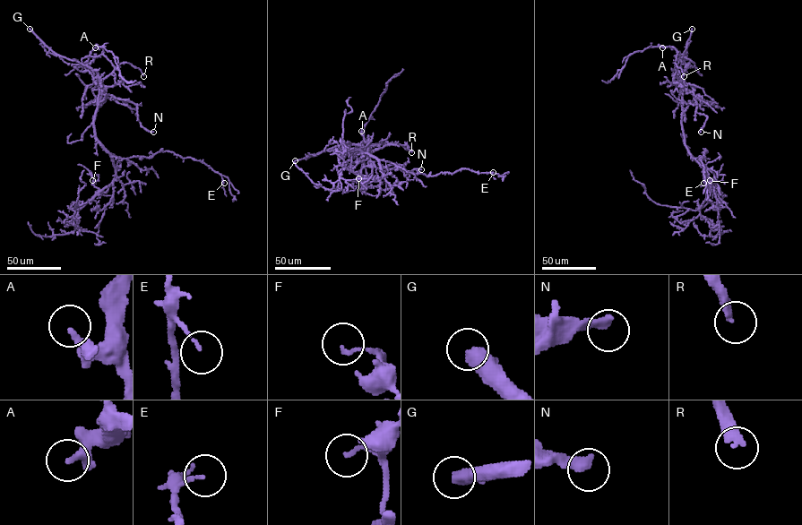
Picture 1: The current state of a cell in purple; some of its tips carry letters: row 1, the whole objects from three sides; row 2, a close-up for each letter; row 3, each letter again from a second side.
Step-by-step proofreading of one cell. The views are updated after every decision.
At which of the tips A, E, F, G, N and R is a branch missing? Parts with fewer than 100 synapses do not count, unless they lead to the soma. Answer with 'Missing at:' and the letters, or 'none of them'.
Missing at: G, R

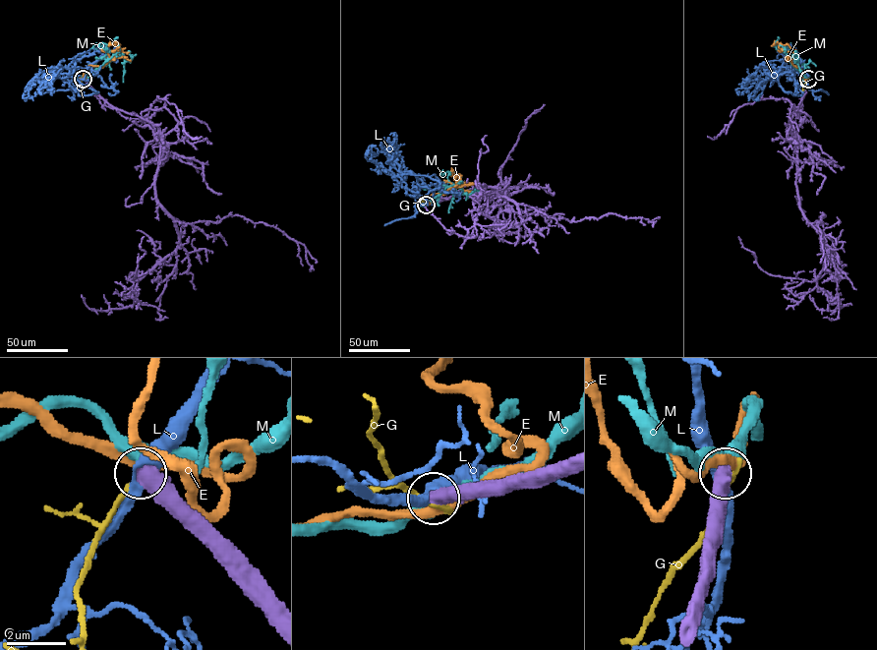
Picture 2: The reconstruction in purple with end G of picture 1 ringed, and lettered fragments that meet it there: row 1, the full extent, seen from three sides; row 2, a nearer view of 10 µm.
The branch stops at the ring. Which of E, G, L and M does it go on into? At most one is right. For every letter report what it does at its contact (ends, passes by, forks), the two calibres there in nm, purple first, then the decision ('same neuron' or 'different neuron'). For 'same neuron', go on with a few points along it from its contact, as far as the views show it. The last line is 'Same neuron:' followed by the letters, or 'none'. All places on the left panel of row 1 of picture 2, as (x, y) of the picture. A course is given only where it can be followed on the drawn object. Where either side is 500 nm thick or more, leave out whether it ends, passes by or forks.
E: 650 nm thick on the purple side, 360 nm on the other; different neuron
G: 650 nm thick on the purple side, 240 nm on the other; different neuron
L: 650 nm thick on the purple side, 400 nm on the other; different neuron
M: 600 nm thick on the purple side, 400 nm on the other; different neuron
Same neuron: none

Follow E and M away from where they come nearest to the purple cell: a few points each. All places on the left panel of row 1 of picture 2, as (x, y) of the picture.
E: (84, 78), (86, 80), (84, 70), (89, 65), (102, 67), (120, 50), (119, 44), (109, 43), (111, 40)
M: (84, 78), (110, 58), (112, 53), (100, 47), (80, 54)

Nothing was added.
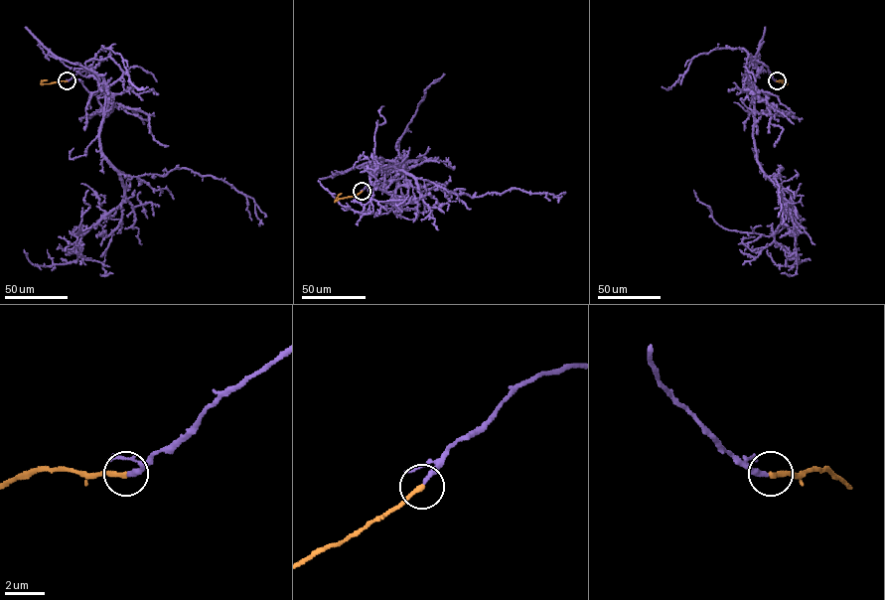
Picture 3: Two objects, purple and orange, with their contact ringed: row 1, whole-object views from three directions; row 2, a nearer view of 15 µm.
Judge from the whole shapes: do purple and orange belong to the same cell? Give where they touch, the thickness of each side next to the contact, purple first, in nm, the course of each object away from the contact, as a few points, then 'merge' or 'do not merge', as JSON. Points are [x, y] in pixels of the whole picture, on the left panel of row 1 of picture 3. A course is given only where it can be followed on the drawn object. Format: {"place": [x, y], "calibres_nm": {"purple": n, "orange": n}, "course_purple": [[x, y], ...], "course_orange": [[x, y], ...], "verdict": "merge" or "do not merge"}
{"place": [67, 80], "calibres_nm": {"purple": 240, "orange": 240}, "course_purple": [[68, 80], [108, 57], [123, 72], [107, 89], [99, 138], [123, 200], [75, 236], [87, 190]], "course_orange": [[68, 80], [42, 84], [47, 80]], "verdict": "merge"}

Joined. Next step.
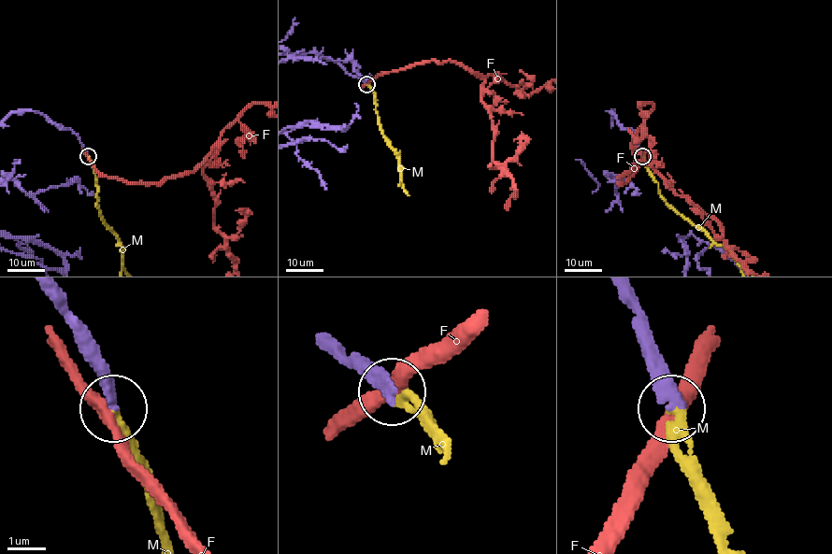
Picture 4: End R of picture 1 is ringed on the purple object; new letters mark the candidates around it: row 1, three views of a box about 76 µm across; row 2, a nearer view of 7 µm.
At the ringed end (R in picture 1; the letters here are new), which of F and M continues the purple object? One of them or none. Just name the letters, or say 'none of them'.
M

